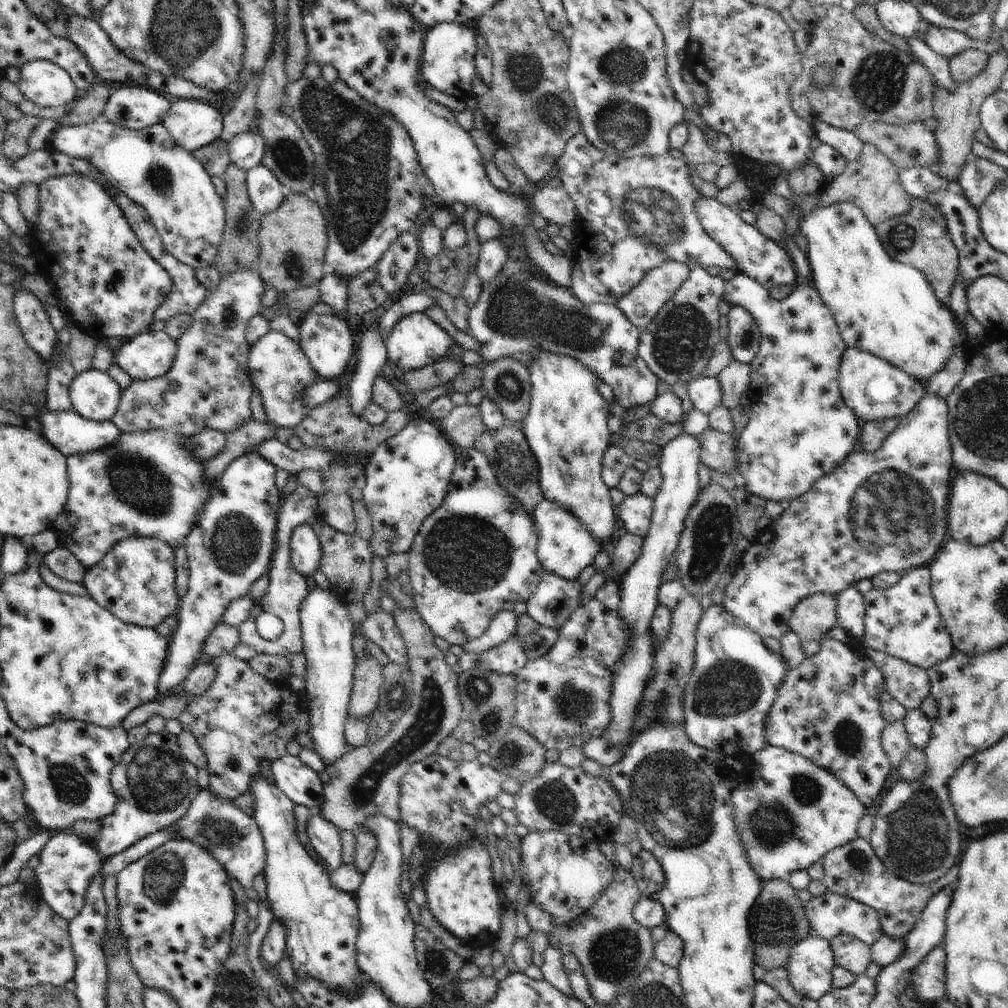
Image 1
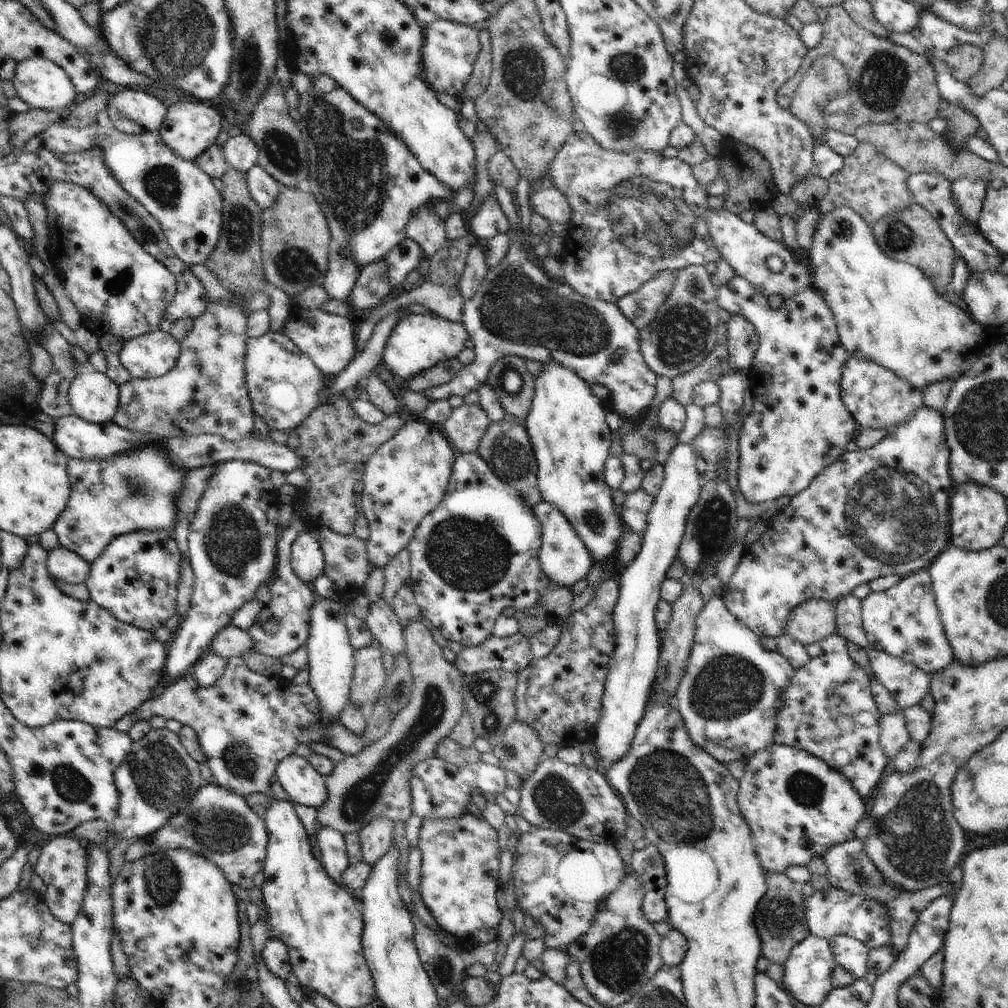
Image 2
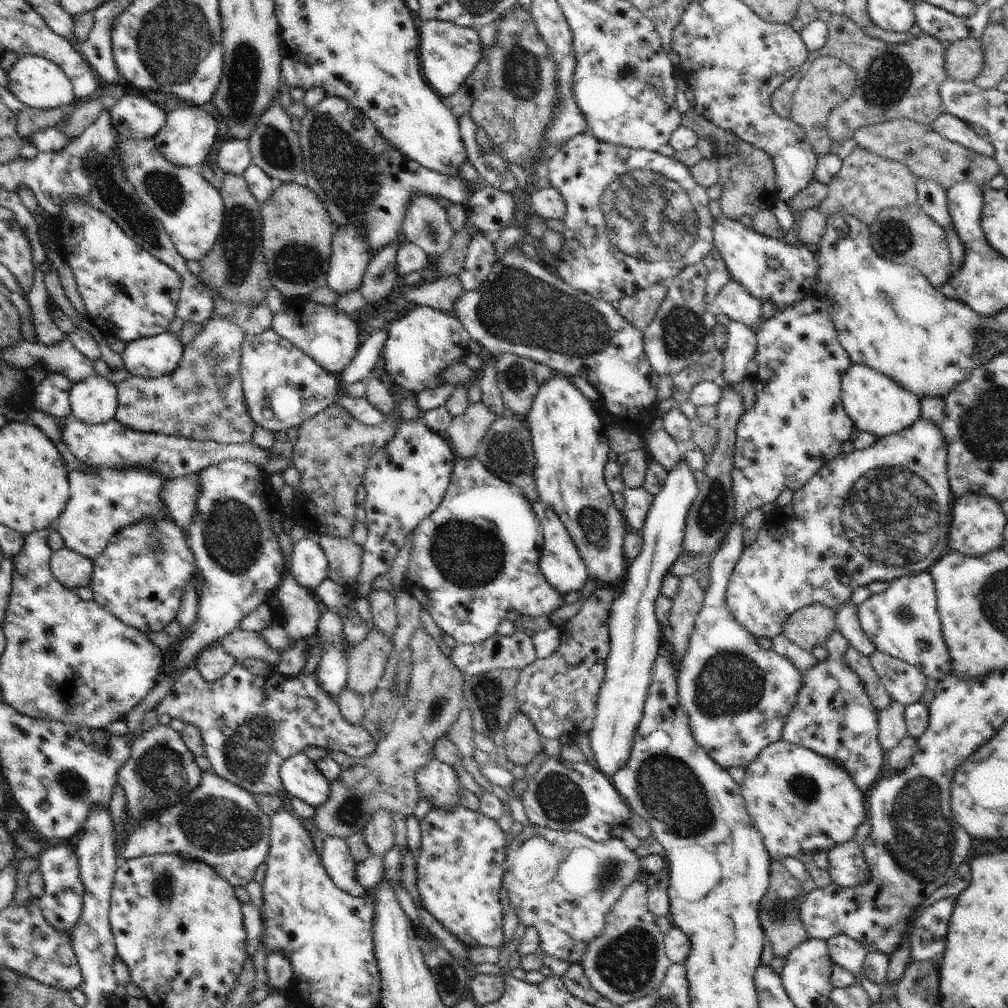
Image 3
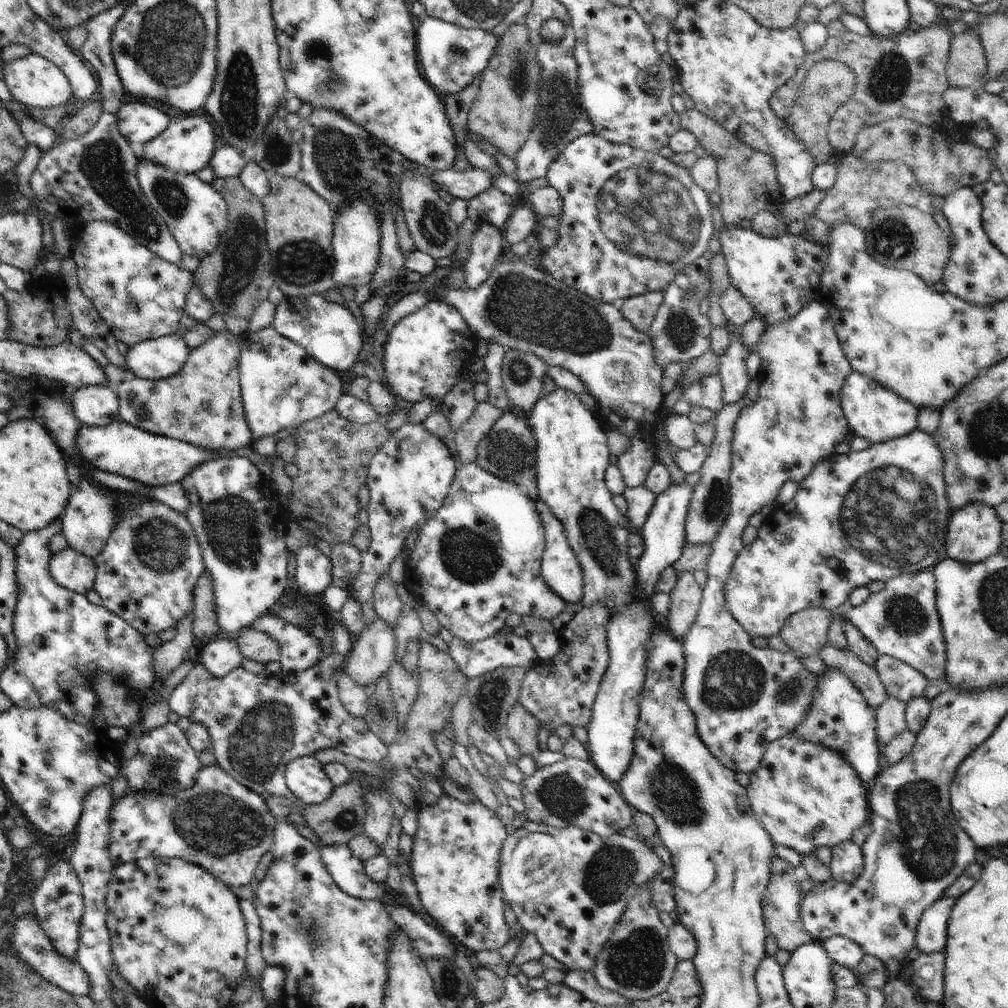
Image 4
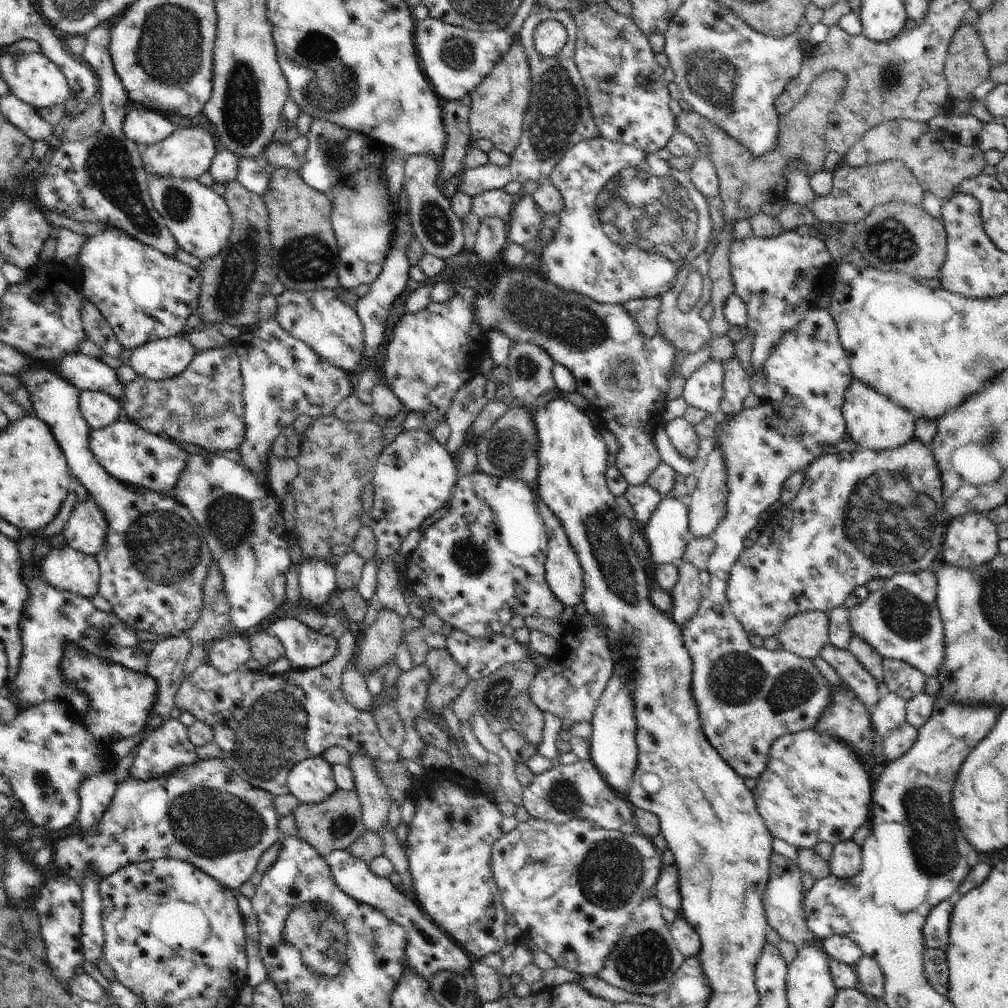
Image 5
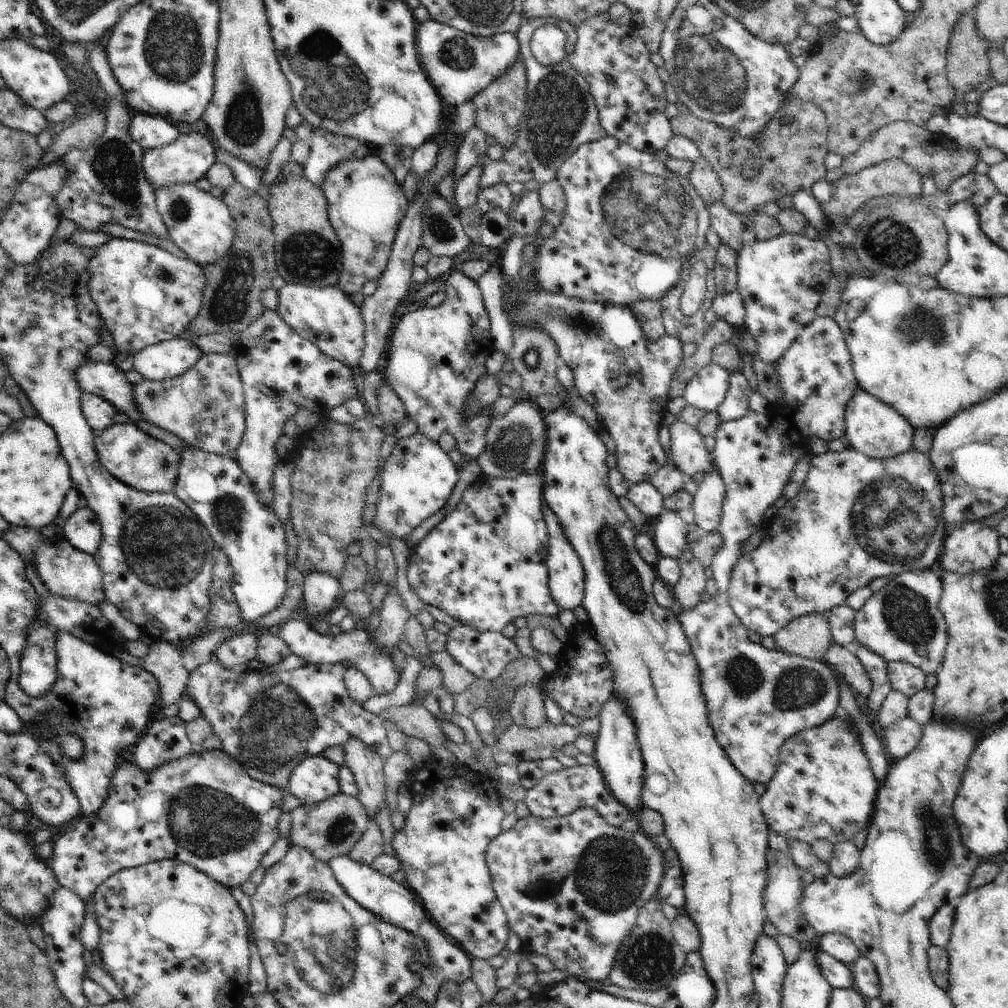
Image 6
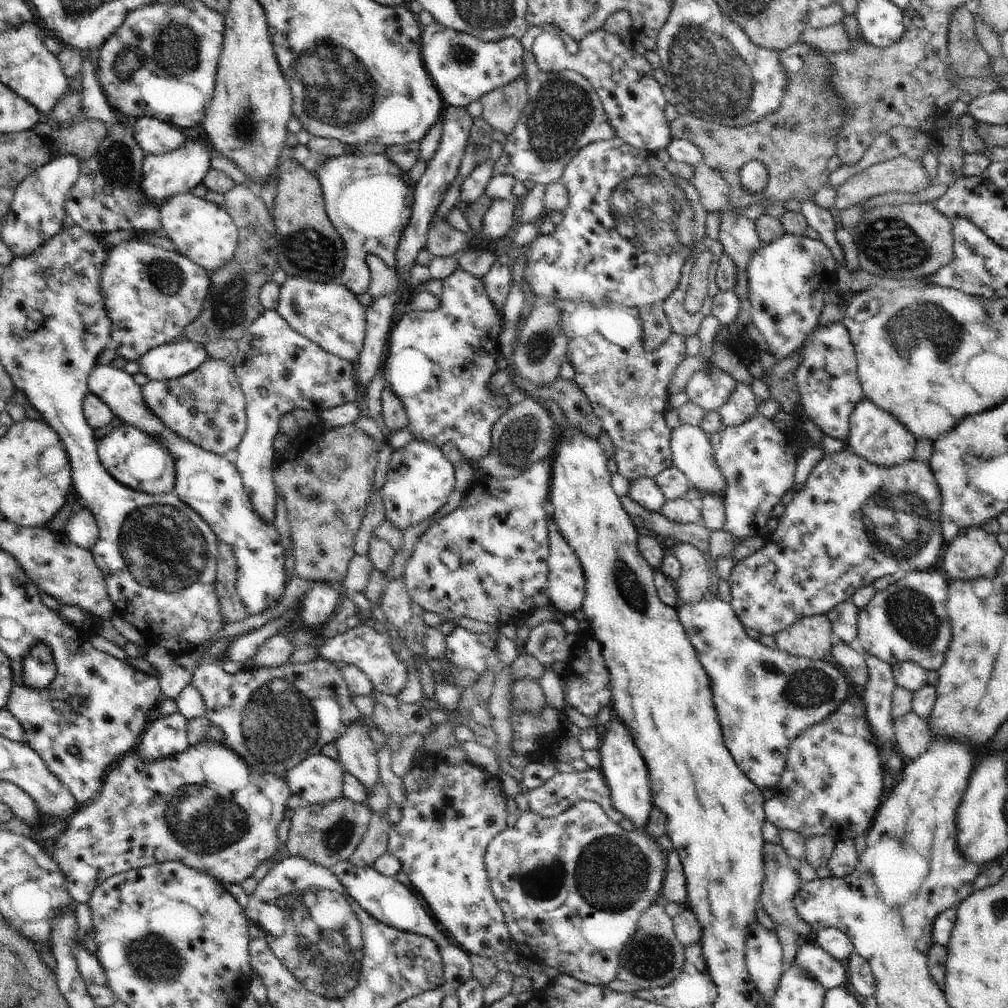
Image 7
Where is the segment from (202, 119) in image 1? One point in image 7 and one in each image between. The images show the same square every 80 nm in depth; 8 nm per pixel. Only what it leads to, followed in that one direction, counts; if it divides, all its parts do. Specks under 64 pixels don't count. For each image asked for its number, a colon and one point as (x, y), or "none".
2: (190, 128)
3: (189, 137)
4: (187, 146)
5: (187, 153)
6: (186, 160)
7: (176, 172)

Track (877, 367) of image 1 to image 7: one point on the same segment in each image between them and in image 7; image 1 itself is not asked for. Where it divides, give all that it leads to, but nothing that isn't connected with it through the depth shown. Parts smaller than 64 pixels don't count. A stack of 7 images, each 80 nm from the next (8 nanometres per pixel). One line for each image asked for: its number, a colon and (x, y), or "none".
2: (877, 399)
3: (876, 404)
4: (874, 412)
5: (874, 422)
6: (872, 427)
7: (874, 434)

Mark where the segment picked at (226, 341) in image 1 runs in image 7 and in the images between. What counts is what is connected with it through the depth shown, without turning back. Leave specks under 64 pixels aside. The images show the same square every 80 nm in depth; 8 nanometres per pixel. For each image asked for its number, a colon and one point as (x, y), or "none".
2: (205, 393)
3: (203, 399)
4: (202, 404)
5: (203, 405)
6: (205, 407)
7: (207, 407)

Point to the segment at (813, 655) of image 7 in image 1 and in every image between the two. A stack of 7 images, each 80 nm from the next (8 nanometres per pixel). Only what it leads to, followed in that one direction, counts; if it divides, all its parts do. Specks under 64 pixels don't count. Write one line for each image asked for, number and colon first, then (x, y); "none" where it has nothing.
1: (815, 615)
2: (812, 622)
3: (810, 626)
4: (805, 632)
5: (807, 634)
6: (809, 636)

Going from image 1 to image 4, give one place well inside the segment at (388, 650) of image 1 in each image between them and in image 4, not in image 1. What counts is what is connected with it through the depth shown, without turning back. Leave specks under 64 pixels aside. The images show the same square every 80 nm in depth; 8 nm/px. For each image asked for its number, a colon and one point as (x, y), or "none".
2: (384, 626)
3: (383, 604)
4: (387, 604)

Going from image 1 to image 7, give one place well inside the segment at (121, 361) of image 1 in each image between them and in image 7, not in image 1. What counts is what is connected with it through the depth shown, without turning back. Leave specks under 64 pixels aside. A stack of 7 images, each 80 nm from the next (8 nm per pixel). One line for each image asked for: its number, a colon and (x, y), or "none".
2: (152, 355)
3: (152, 357)
4: (154, 359)
5: (165, 358)
6: (167, 360)
7: (179, 357)

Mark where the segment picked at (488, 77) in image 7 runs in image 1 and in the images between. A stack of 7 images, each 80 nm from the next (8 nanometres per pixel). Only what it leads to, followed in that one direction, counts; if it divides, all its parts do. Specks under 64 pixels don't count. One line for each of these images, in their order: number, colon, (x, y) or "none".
1: (448, 58)
2: (450, 50)
3: (449, 53)
4: (450, 57)
5: (454, 60)
6: (459, 65)

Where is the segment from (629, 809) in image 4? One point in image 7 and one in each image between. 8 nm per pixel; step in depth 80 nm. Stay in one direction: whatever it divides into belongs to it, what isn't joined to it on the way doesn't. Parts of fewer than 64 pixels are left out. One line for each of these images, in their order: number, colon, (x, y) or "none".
5: (577, 790)
6: (558, 794)
7: (563, 790)

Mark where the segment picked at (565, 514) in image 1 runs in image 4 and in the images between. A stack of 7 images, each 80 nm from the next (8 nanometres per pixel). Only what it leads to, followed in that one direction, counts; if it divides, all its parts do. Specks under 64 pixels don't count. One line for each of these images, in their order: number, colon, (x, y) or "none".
2: (565, 560)
3: (560, 562)
4: (561, 570)

